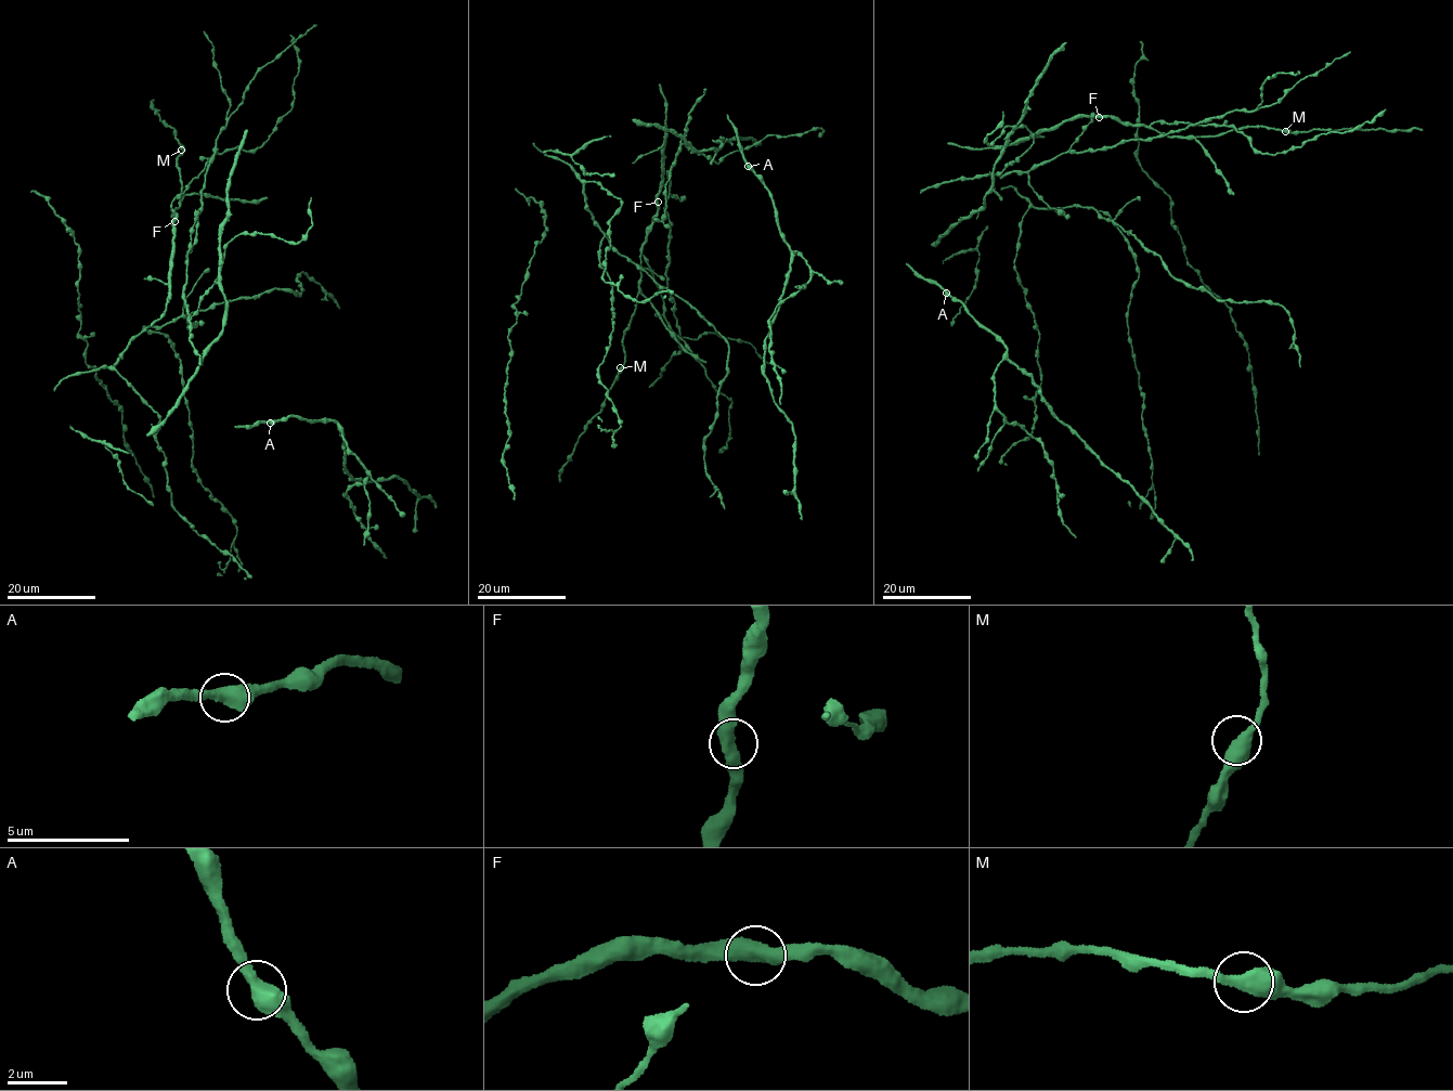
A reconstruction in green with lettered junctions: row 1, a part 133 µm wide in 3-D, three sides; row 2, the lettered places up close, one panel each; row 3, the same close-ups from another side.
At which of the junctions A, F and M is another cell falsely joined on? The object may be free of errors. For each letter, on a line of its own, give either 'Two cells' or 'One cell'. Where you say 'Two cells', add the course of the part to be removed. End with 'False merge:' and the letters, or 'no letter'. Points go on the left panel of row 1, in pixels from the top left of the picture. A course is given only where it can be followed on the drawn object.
A: One cell
F: One cell
M: One cell
False merge: no letter

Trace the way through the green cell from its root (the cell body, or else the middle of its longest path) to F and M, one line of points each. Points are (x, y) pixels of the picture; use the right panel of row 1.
F: (1027, 129), (1032, 145), (997, 173), (1026, 172), (1067, 152), (1105, 150), (1210, 124), (1150, 126), (1099, 117)
M: (1027, 129), (1032, 145), (997, 173), (1210, 124), (1159, 121), (1151, 126), (1179, 138), (1255, 126), (1285, 131)

